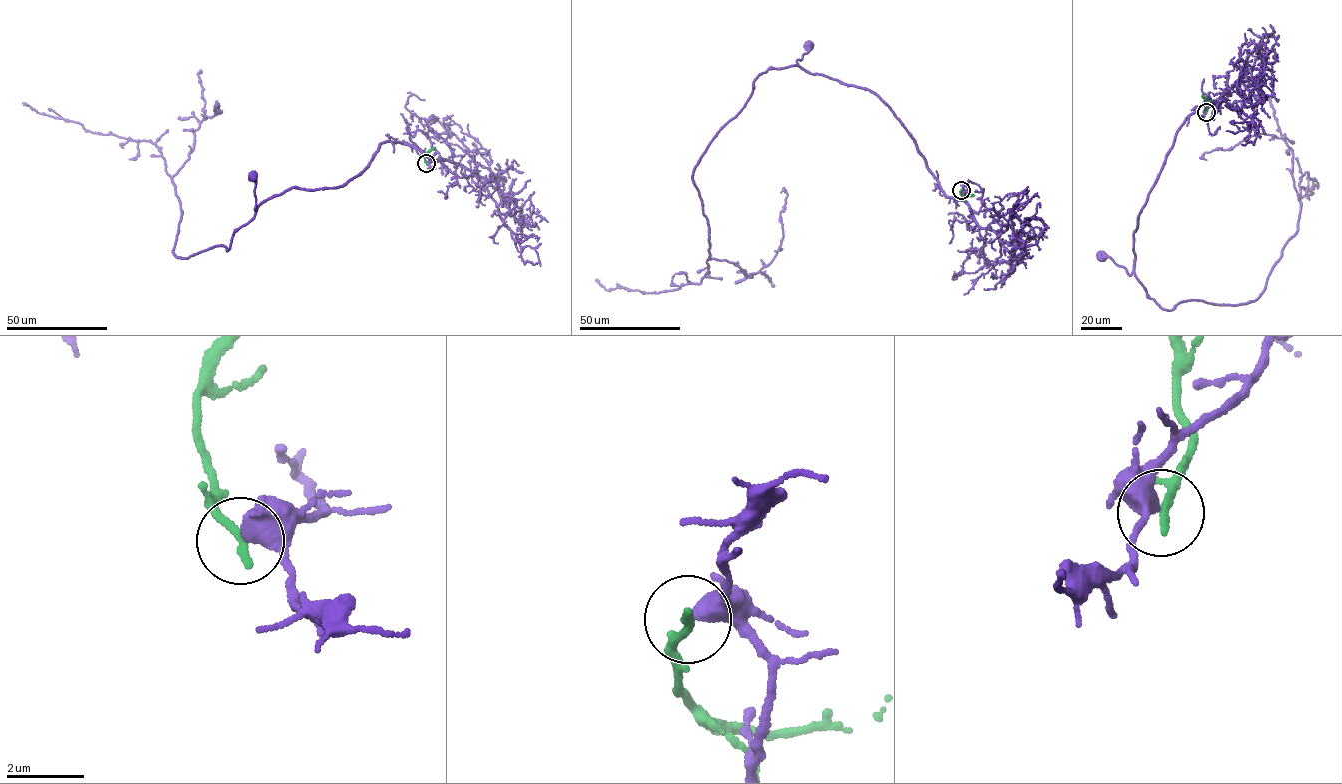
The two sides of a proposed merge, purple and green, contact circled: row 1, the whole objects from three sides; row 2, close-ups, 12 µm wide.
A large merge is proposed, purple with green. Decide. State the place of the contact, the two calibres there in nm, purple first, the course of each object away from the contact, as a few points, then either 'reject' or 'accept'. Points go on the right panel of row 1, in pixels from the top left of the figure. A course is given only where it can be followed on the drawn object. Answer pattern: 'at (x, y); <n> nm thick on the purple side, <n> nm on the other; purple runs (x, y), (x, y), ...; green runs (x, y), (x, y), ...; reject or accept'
at (1206, 112); 550 nm thick on the purple side, 240 nm on the other; purple runs (1205, 112), (1212, 103), (1188, 114), (1176, 133), (1139, 216), (1131, 275), (1100, 255); green runs (1206, 112), (1207, 104), (1202, 94); reject

